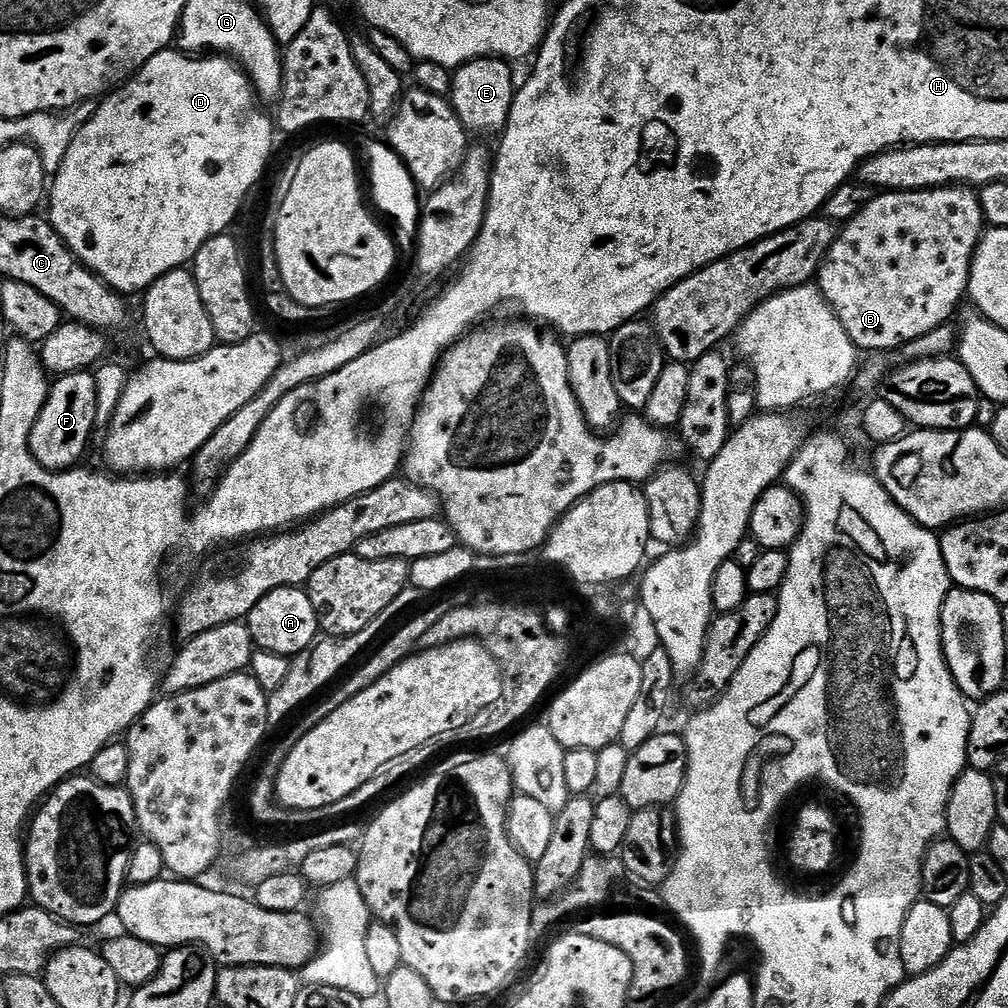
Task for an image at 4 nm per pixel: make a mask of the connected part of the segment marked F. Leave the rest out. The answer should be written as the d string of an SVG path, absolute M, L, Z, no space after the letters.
M91 371L71 372L69 376L61 376L49 387L46 406L42 406L42 414L34 422L34 430L30 434L28 449L38 458L42 466L51 472L71 470L81 463L84 451L92 440L92 431L98 425L98 394L96 393L96 377Z

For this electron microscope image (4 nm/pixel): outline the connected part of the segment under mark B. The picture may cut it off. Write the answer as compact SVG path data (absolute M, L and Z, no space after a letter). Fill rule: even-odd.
M949 186L947 188L927 188L925 192L894 192L884 190L881 196L876 196L848 225L839 229L834 246L828 251L828 256L818 273L818 287L824 295L824 301L834 310L838 322L842 322L844 335L852 339L857 349L868 352L884 352L887 348L903 349L904 345L930 333L943 329L944 323L956 312L960 299L965 299L968 291L968 279L972 269L972 257L980 238L986 231L986 221L982 214L979 195L968 186Z

